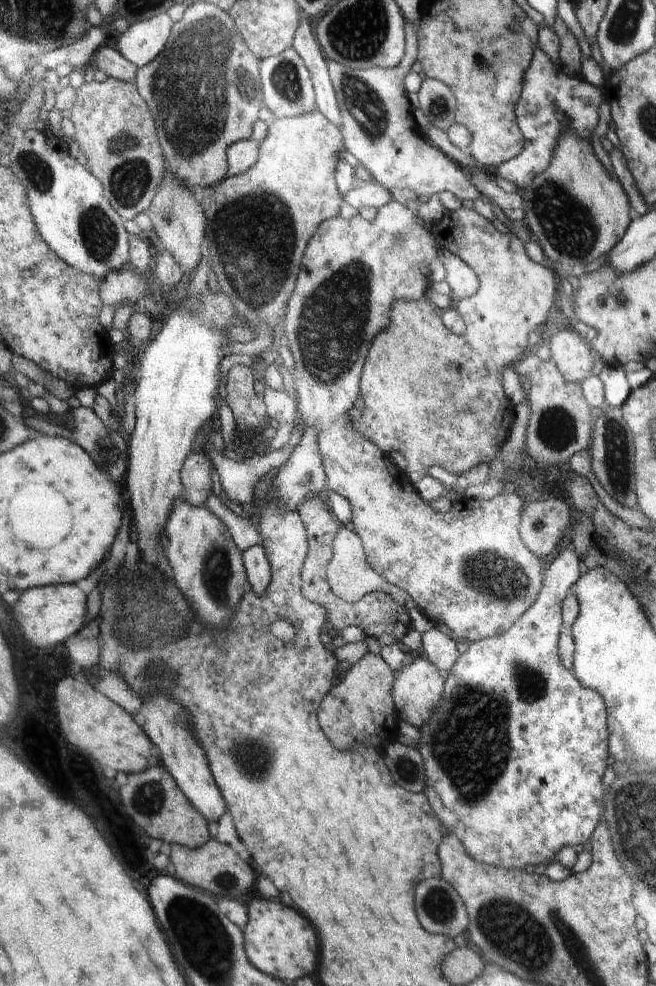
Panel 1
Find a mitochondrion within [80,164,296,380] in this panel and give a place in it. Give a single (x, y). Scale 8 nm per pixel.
(166, 213)

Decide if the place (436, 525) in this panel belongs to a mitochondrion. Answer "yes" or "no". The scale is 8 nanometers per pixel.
no

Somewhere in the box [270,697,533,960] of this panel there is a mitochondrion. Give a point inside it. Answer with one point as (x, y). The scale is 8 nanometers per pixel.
(439, 906)

